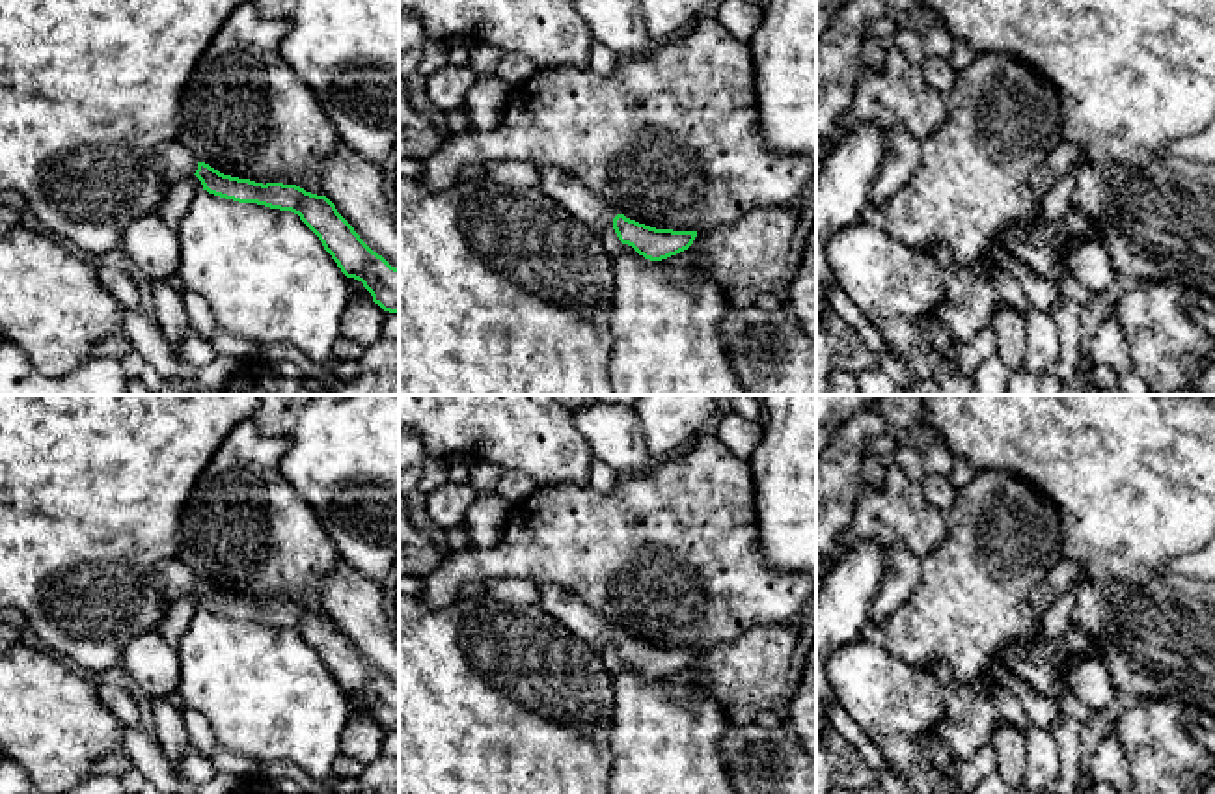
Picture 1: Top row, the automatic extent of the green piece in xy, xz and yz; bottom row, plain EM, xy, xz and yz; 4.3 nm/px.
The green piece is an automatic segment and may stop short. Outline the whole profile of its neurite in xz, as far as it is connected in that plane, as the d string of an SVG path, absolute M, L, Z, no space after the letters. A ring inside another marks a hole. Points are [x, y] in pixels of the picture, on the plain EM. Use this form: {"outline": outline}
{"outline": "M537 587L539 608L565 624L576 637L600 652L613 645L622 662L650 678L662 678L688 667L697 649L656 647L624 632L613 634L604 619L576 595L561 587Z"}

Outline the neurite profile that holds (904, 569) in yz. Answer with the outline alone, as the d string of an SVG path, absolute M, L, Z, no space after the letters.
M896 548L889 561L889 574L878 593L868 623L881 626L911 595L921 578L921 559L906 548Z

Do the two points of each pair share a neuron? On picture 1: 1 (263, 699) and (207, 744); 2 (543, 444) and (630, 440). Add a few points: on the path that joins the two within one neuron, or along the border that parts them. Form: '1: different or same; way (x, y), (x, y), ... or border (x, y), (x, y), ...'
1: different; border (187, 705), (209, 724), (220, 744)
2: different; border (571, 414), (573, 425), (595, 457)

